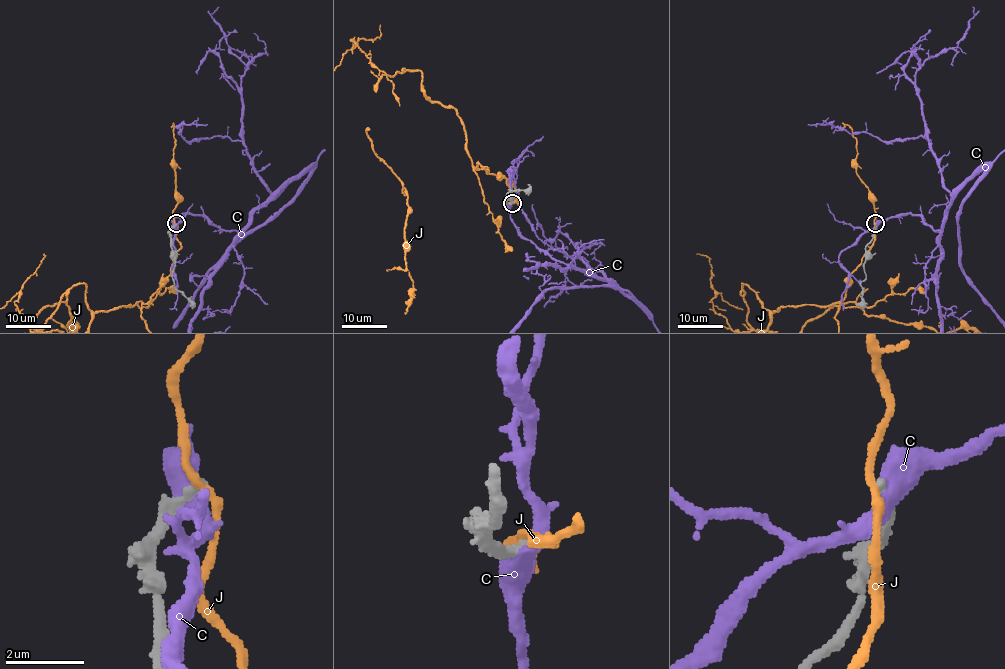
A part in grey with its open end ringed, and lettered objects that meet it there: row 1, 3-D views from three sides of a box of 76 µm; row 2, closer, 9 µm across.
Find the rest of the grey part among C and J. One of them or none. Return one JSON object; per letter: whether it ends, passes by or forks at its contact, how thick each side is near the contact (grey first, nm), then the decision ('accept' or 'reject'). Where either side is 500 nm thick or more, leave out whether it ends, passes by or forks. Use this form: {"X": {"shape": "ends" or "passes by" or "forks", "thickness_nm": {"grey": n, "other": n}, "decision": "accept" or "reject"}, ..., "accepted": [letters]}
{"C": {"shape": "passes by", "thickness_nm": {"grey": 320, "other": 480}, "decision": "reject"}, "J": {"shape": "passes by", "thickness_nm": {"grey": 240, "other": 200}, "decision": "reject"}, "accepted": []}

